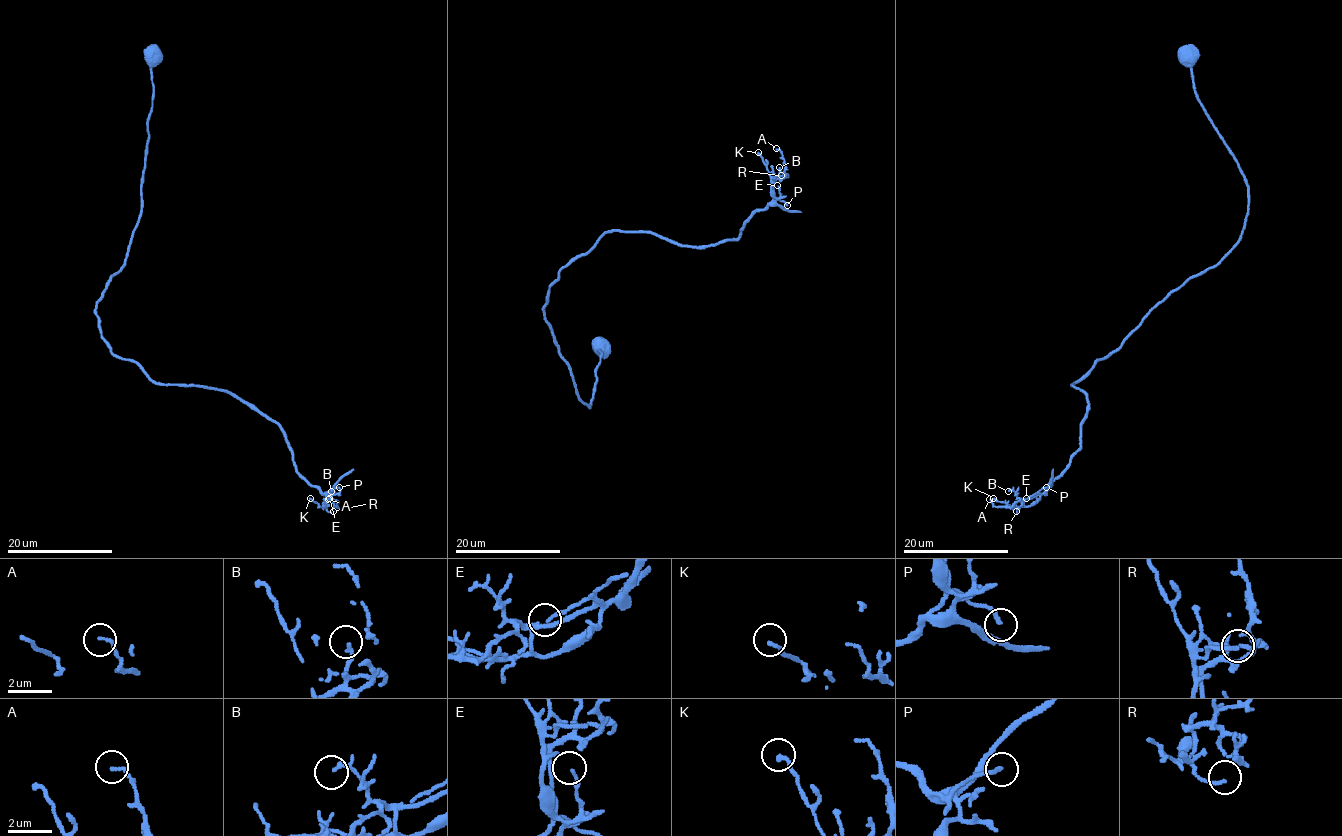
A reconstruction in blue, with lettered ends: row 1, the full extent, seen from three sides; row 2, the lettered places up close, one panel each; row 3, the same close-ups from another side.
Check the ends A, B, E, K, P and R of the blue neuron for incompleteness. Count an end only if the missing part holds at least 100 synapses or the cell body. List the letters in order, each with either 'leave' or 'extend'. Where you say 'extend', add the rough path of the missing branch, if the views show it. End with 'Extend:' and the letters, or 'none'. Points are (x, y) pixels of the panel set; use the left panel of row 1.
A: leave
B: leave
E: leave
K: leave
P: leave
R: leave
Extend: none

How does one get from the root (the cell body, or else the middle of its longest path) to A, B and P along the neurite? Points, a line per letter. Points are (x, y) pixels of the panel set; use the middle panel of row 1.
A: (603, 348), (589, 407), (543, 311), (559, 272), (613, 231), (690, 246), (735, 240), (785, 175), (776, 148)
B: (603, 348), (589, 407), (543, 311), (559, 272), (613, 231), (690, 246), (735, 240), (772, 200), (779, 167)
P: (603, 348), (589, 407), (543, 306), (559, 272), (605, 233), (709, 246), (735, 240), (775, 197), (787, 205)

